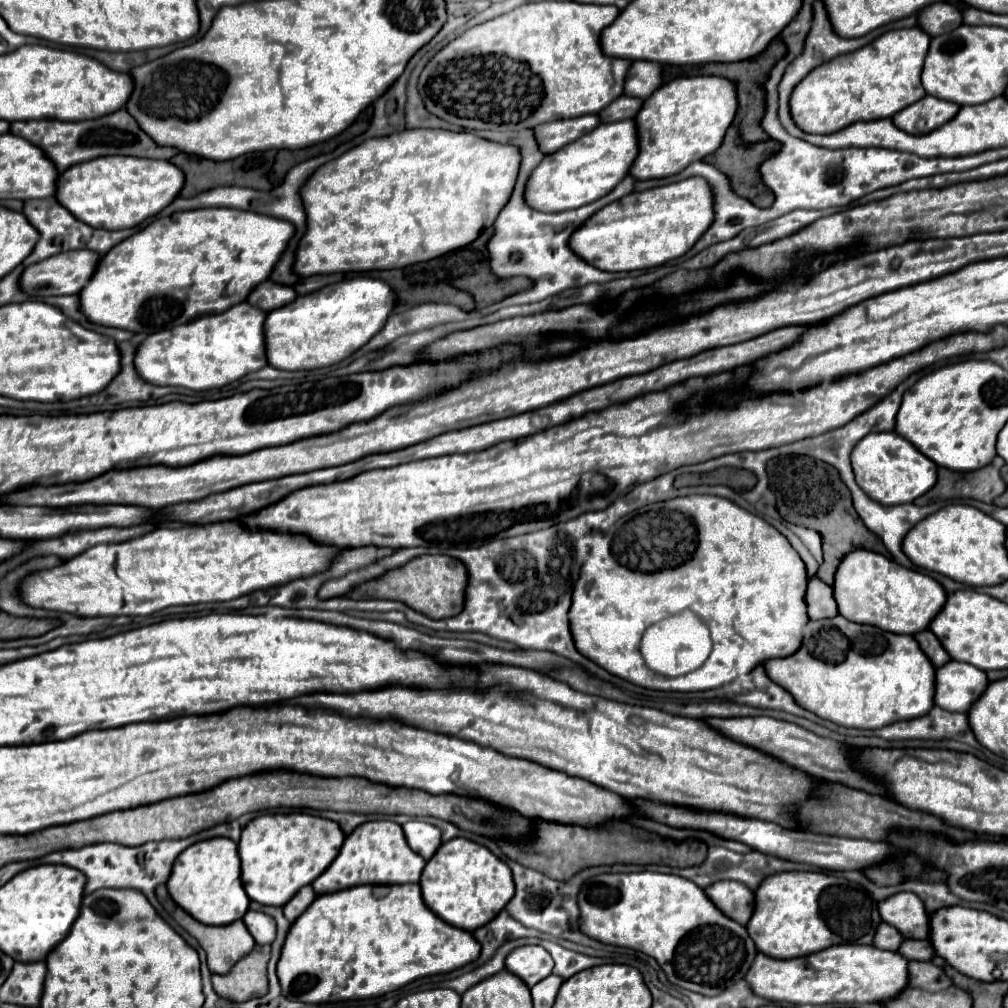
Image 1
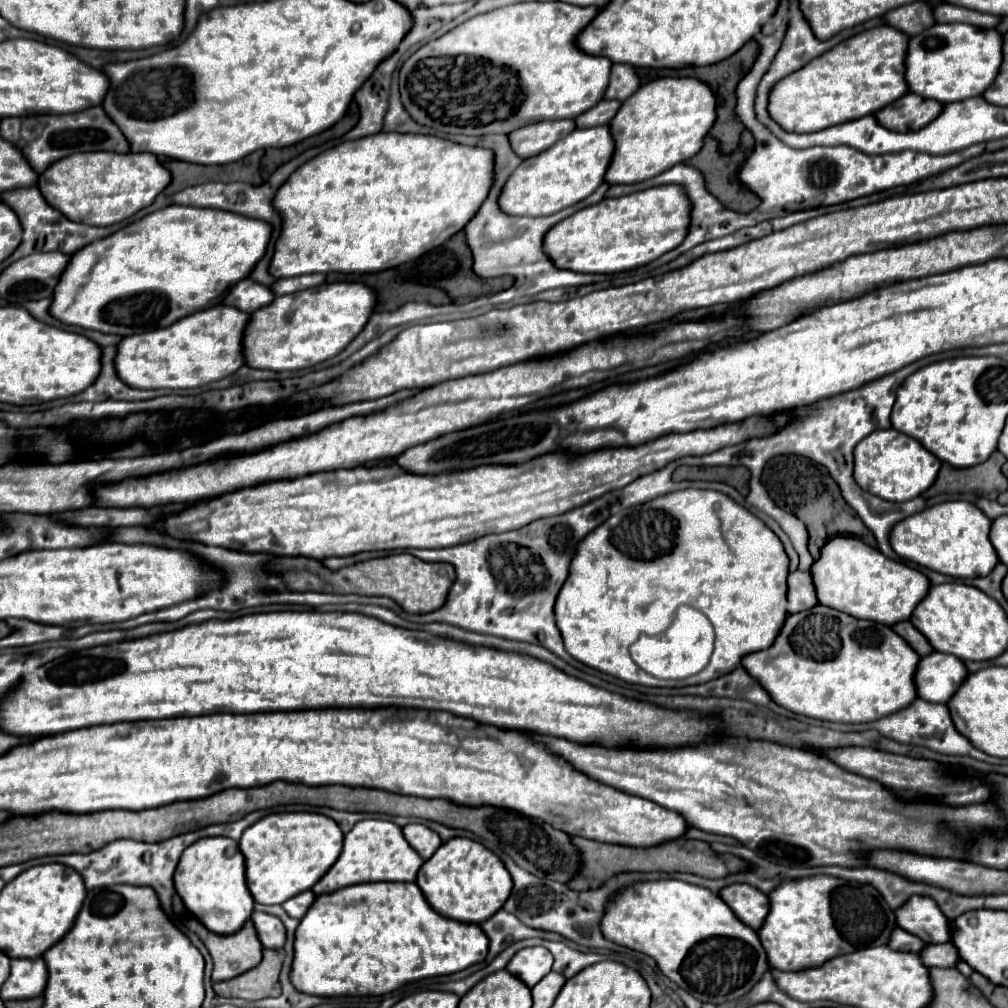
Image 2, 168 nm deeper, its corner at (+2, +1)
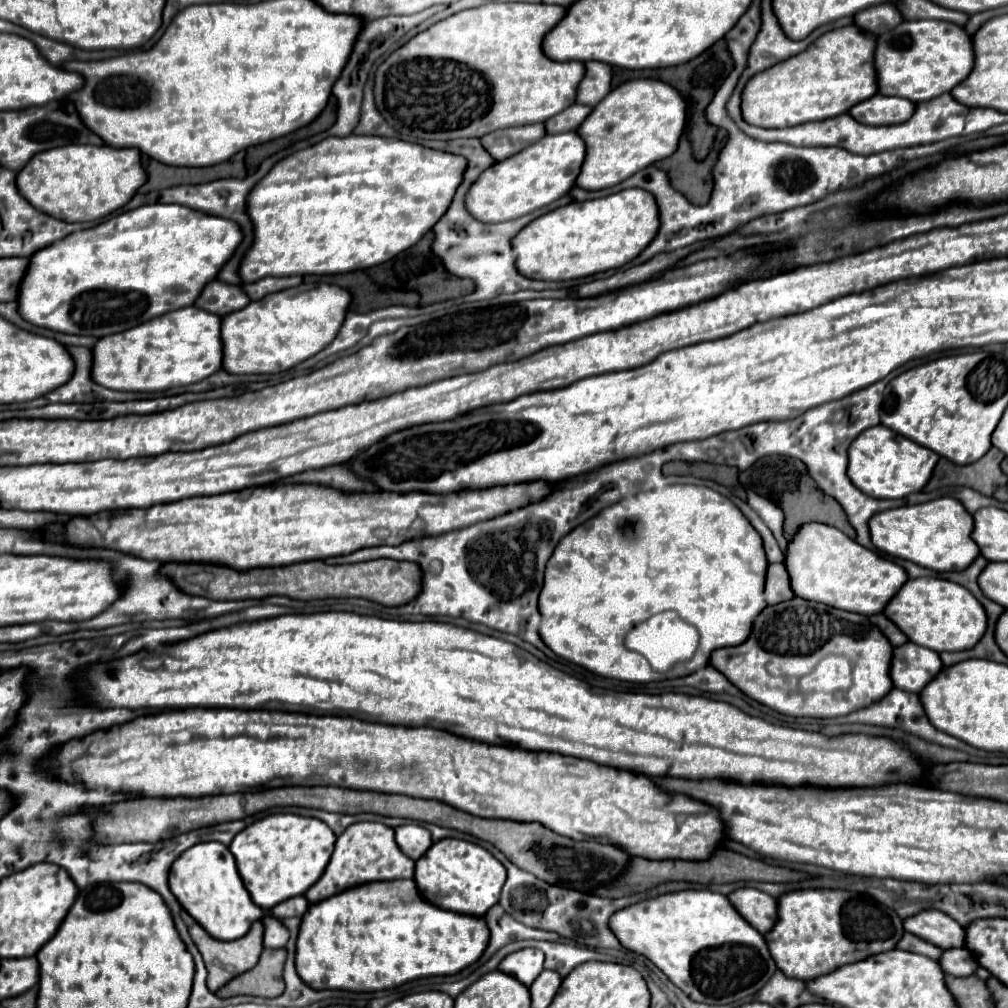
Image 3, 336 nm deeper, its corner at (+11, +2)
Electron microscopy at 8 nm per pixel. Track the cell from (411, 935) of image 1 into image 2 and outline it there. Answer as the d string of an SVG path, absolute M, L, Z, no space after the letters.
M360 883L320 895L294 935L290 981L296 991L318 997L384 995L412 981L450 975L486 959L488 939L480 927L442 919L424 899L416 883Z

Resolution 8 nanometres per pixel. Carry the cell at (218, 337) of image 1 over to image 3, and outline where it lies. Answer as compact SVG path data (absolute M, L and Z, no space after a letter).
M187 306L181 310L173 310L169 314L157 316L151 322L143 322L133 330L99 338L97 344L93 346L91 380L111 390L131 390L131 392L163 392L175 386L195 384L215 374L217 370L221 370L223 344L221 344L219 330L221 330L221 318L217 314L209 314L201 308Z

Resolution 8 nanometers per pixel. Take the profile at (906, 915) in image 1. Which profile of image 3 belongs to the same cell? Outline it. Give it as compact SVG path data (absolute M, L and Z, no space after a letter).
M923 910L905 920L905 930L927 940L927 942L959 942L959 944L937 944L943 950L965 946L965 928L951 916L939 910Z

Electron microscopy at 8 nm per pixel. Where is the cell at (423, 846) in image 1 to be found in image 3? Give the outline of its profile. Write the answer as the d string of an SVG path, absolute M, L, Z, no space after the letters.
M405 824L405 826L395 828L395 840L397 840L399 848L411 860L419 860L433 844L429 830L423 826L417 826L417 824Z

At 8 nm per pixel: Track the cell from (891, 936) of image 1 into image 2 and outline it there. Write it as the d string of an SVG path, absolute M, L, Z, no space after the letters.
M896 927L896 929L890 933L888 945L890 945L892 949L896 949L896 951L912 951L912 953L920 953L922 947L924 947L924 943L922 943L918 937L906 933L906 931L900 929L900 927Z

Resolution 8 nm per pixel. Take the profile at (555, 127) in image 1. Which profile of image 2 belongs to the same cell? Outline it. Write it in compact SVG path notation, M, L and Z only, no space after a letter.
M574 119L538 121L526 127L520 127L518 131L512 131L508 137L510 137L514 151L518 151L518 155L528 159L550 149L558 139L570 135L574 129L576 129Z

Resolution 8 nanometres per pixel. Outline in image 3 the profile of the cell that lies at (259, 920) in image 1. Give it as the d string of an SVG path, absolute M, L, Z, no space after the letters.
M265 916L265 946L267 948L283 948L289 940L289 930L275 918Z

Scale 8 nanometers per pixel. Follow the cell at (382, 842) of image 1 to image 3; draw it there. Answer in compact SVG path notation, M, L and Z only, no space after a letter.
M357 822L351 824L335 842L335 852L331 856L331 862L317 884L313 884L305 898L309 904L317 904L333 894L339 894L351 886L377 882L377 880L399 880L399 878L413 878L415 862L405 856L397 842L393 828L381 824L381 822Z

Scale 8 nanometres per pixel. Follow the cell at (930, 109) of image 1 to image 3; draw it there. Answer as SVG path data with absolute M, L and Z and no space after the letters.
M875 94L875 96L855 104L853 110L849 110L847 114L857 118L857 122L887 126L887 124L897 124L897 122L909 120L909 114L913 112L913 106L915 106L913 102L901 100L897 96Z

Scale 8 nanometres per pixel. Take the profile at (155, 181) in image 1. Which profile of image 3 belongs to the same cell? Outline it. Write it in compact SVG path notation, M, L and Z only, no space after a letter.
M61 146L35 154L17 172L19 194L37 210L65 220L65 222L91 222L99 220L117 208L125 206L139 186L147 180L141 168L137 148L111 148L111 146Z

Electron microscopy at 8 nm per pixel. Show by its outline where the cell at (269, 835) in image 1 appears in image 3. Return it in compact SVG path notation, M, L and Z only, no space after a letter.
M271 814L241 830L229 844L229 850L235 856L239 876L253 902L263 910L271 910L283 900L289 900L297 894L303 896L309 886L321 878L333 854L333 844L333 830L317 818Z

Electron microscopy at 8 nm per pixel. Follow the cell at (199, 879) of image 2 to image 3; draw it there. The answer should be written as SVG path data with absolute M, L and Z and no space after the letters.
M201 842L185 850L171 866L169 886L179 904L217 940L243 938L251 924L263 918L263 910L255 906L245 890L235 868L235 858L225 844Z

